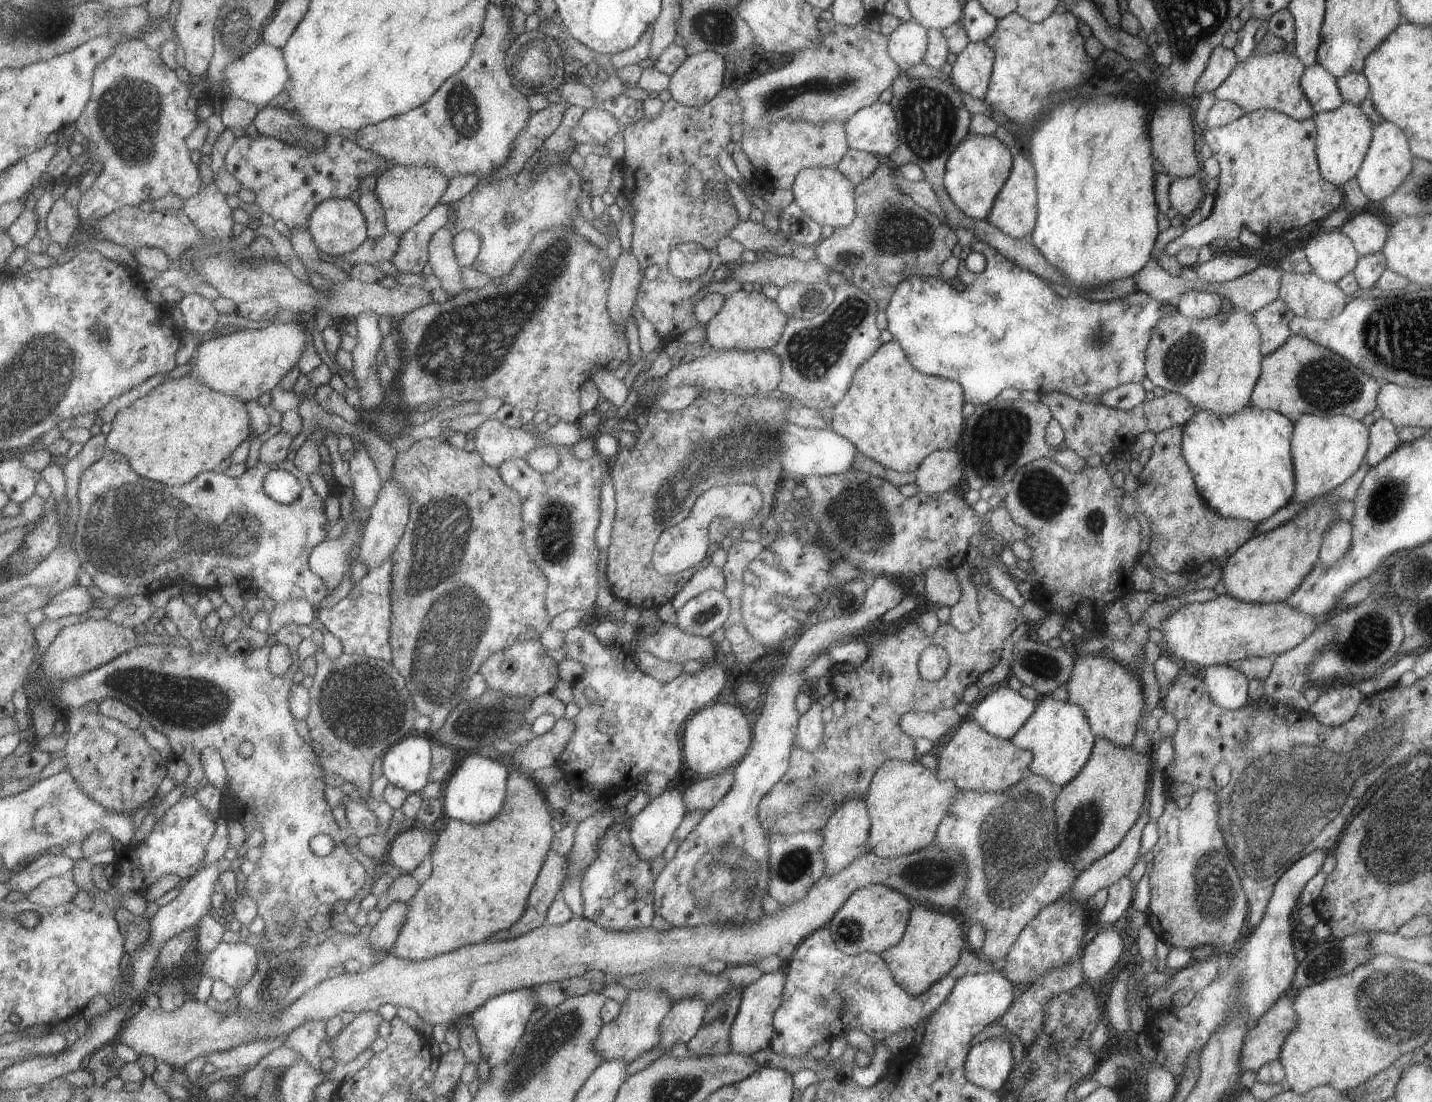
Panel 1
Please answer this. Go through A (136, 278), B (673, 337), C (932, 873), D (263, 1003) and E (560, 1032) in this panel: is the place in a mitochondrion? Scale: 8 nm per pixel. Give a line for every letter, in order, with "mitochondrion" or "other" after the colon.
A: other
B: other
C: mitochondrion
D: mitochondrion
E: mitochondrion

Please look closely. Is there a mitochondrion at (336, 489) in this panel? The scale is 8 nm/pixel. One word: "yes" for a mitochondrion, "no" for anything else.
no

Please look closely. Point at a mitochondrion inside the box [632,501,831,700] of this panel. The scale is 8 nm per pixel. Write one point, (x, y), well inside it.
(704, 616)

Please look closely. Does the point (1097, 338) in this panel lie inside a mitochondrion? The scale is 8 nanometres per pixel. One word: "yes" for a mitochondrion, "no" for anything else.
yes

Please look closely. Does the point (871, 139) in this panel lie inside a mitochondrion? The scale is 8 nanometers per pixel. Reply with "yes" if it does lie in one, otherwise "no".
no

